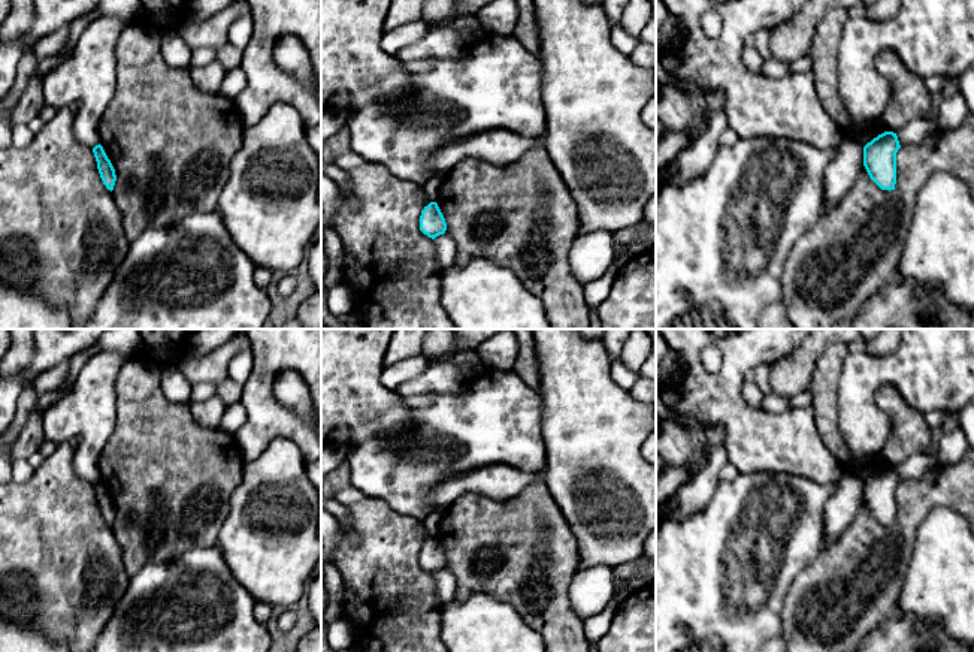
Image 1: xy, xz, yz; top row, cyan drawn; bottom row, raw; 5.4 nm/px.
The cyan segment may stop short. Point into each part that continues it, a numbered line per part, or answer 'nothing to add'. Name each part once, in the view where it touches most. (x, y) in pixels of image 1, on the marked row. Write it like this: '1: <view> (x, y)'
nothing to add

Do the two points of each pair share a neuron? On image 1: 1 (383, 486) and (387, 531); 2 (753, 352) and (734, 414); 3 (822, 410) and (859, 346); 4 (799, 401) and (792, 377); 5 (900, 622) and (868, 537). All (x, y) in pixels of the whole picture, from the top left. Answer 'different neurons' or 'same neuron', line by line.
1: different neurons
2: same neuron
3: different neurons
4: different neurons
5: different neurons

